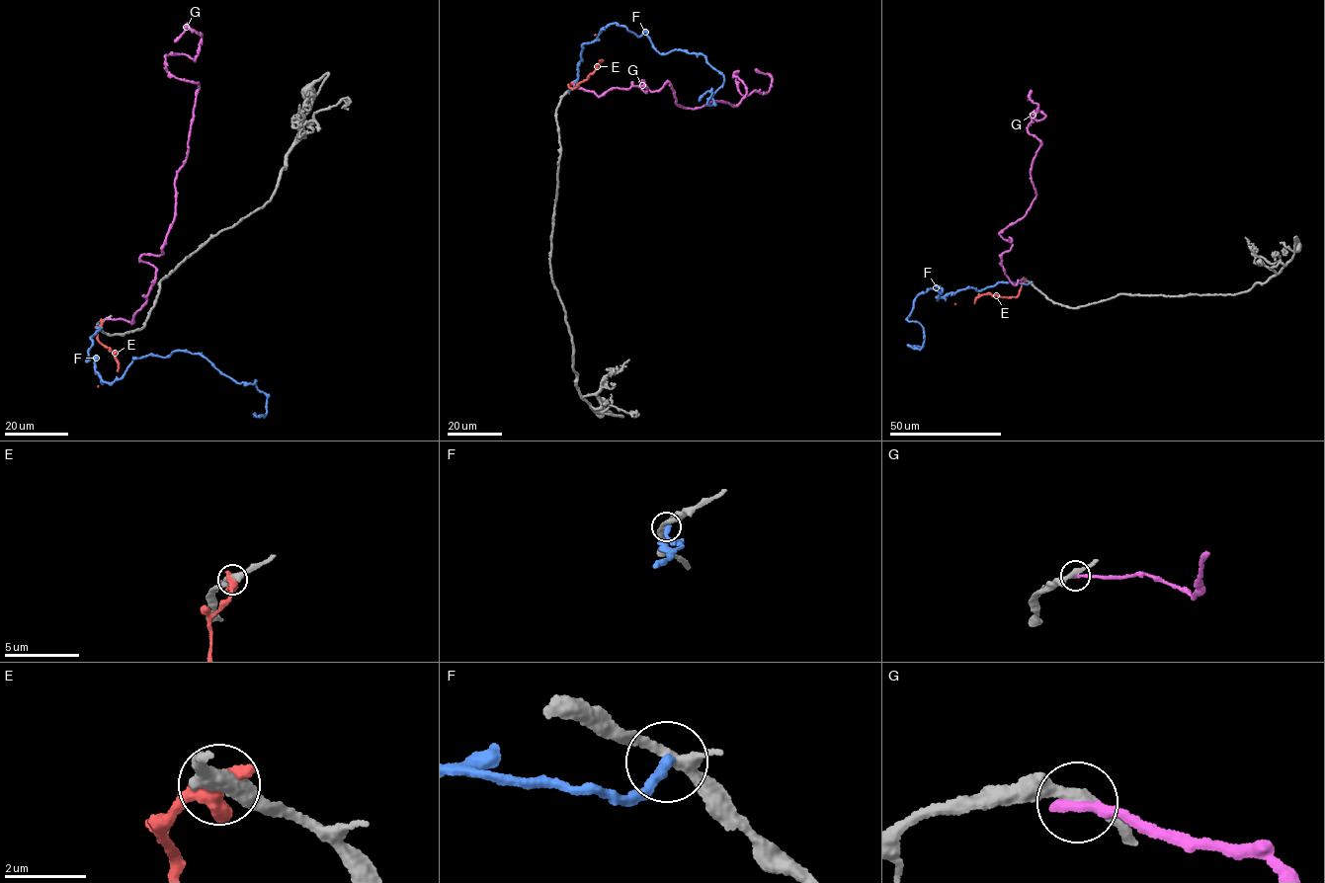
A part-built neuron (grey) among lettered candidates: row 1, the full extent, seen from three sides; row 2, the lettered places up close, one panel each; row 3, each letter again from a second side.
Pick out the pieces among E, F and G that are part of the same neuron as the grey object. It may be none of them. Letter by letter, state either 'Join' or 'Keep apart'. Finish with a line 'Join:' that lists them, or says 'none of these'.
E: Keep apart
F: Keep apart
G: Keep apart
Join: none of these

